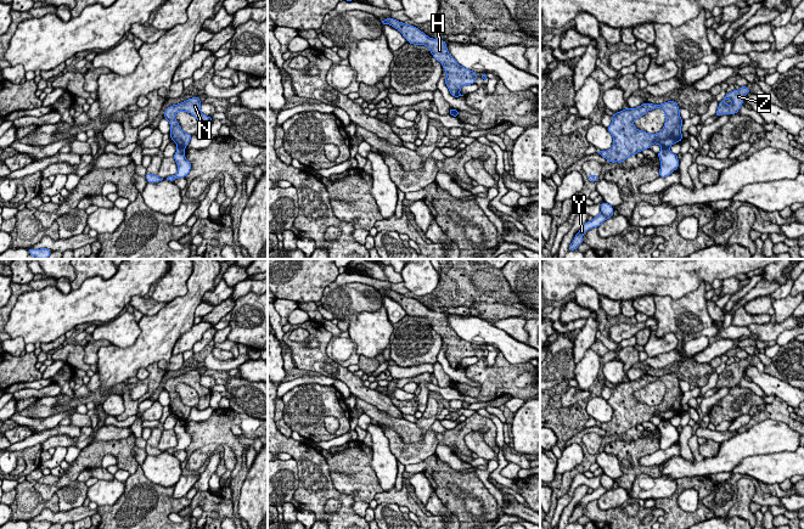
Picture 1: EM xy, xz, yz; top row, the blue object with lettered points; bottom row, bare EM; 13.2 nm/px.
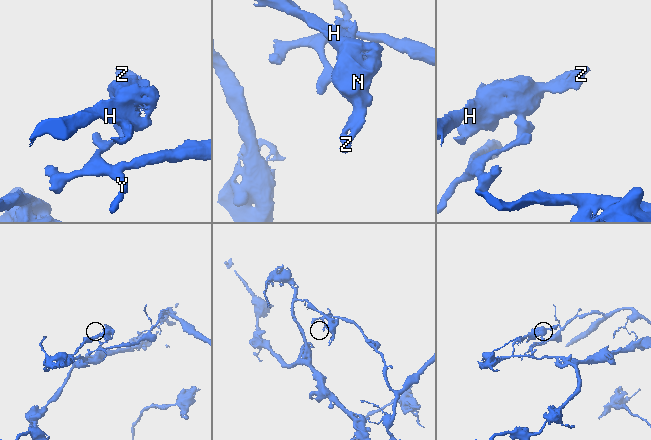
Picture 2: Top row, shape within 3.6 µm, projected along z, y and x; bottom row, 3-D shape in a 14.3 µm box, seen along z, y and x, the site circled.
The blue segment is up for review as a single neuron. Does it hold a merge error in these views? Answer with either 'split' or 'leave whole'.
split

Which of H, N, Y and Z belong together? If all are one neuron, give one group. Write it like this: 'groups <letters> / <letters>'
groups H N Z / Y

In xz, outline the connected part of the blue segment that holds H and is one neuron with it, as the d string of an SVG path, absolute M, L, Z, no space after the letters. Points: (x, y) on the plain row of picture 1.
M386 291L382 296L398 302L407 315L414 317L425 317L429 321L433 330L442 336L446 344L445 358L454 370L463 368L460 366L462 359L476 356L476 350L478 349L476 344L460 338L449 326L444 313L429 310L418 300L405 297L404 294L399 294L394 291Z

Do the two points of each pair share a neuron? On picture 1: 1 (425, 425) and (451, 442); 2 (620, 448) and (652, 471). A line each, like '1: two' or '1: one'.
1: two
2: one

